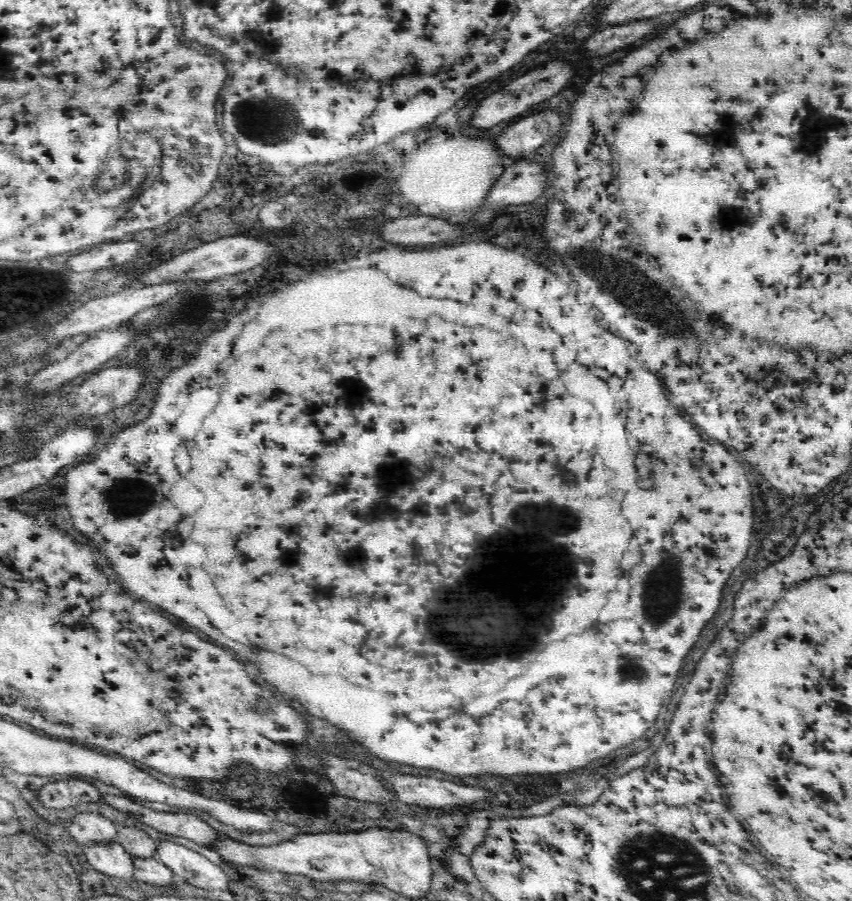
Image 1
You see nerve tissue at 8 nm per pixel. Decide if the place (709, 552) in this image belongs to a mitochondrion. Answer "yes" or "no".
no

